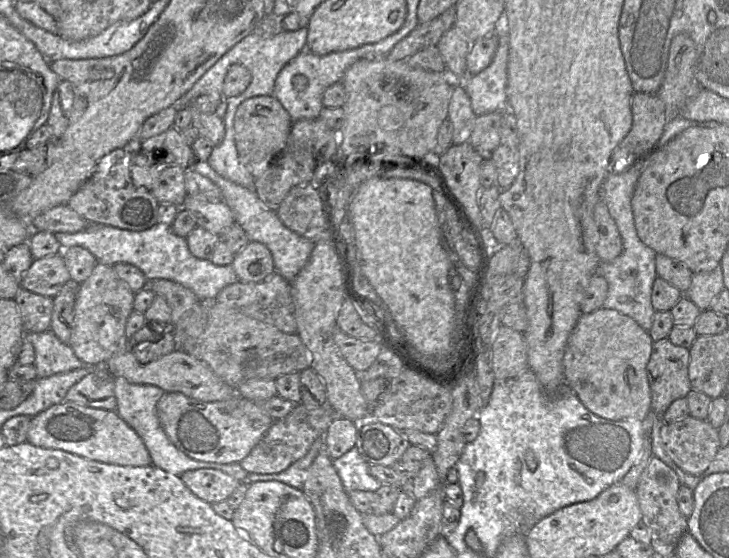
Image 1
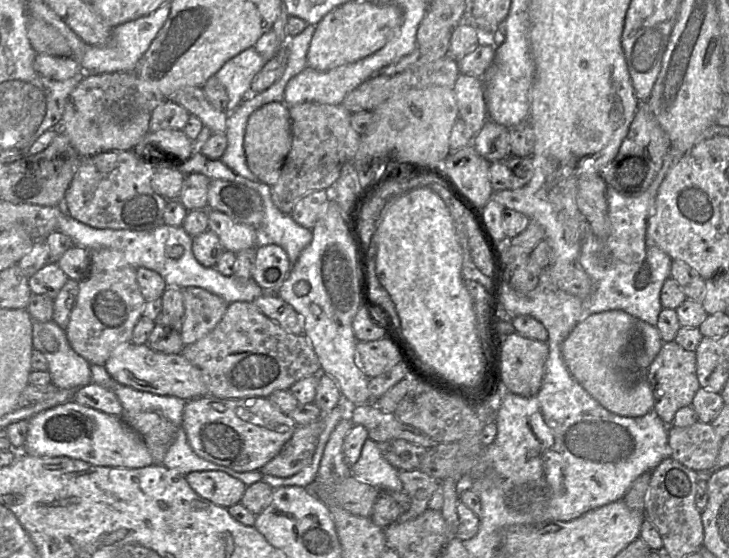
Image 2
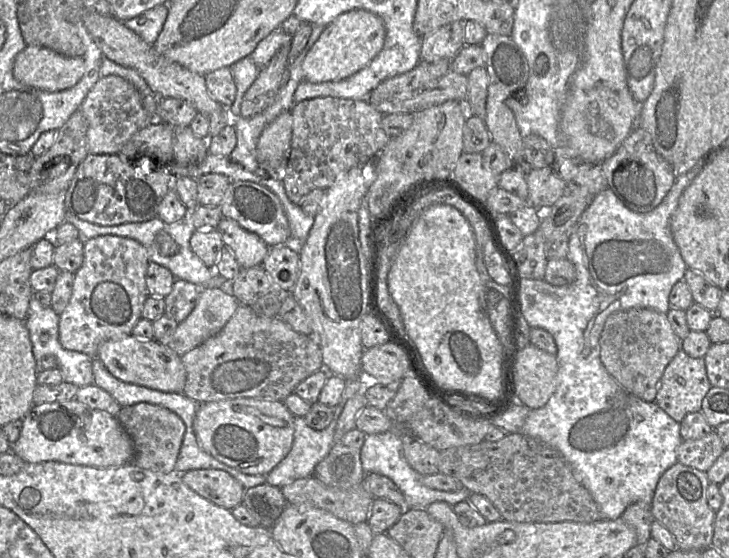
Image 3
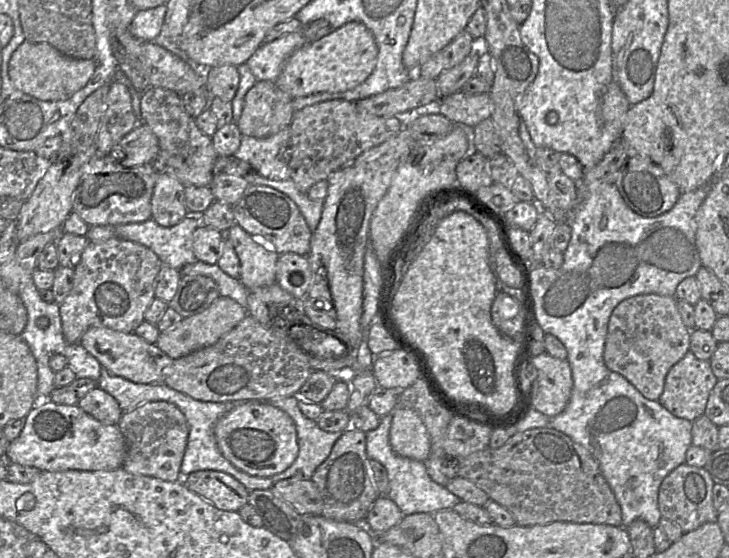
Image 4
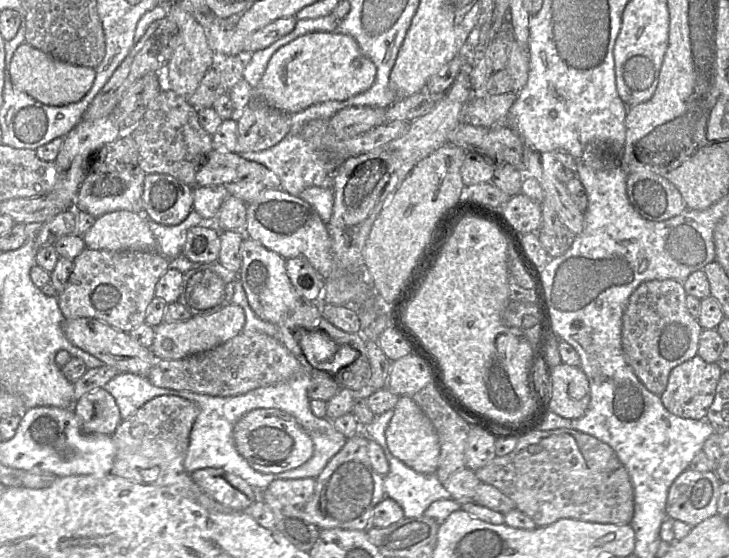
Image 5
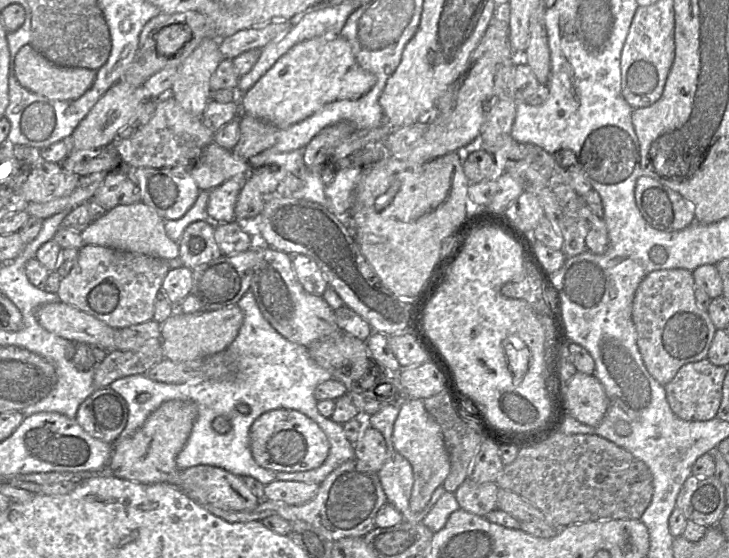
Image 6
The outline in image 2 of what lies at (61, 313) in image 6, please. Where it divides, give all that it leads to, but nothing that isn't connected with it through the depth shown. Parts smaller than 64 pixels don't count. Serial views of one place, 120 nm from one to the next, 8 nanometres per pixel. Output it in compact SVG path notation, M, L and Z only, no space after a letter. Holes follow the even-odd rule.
M130 342L116 350L104 366L113 379L136 390L175 396L186 401L208 395L202 373L181 353L165 354L151 349L147 344Z

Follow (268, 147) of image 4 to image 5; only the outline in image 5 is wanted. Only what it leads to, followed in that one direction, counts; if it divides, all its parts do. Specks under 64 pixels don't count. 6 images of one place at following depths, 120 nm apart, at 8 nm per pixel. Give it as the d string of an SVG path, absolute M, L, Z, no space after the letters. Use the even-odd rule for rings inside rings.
M291 133L268 149L257 152L239 152L239 154L244 159L262 164L275 173L280 180L280 189L293 196L299 196L305 188L312 187L315 177L334 175L337 168L346 160L336 154L316 150L299 134Z

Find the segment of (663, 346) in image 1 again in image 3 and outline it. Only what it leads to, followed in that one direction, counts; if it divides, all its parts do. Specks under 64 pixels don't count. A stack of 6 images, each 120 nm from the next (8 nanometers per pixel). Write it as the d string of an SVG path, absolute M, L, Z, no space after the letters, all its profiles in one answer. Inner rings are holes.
M680 349L664 370L657 389L655 403L680 423L687 414L701 412L702 400L711 387L704 358L692 358Z

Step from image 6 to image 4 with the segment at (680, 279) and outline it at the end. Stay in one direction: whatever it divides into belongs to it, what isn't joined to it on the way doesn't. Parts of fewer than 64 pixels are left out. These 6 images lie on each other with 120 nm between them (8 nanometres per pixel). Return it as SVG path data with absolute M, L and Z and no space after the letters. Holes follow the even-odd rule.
M640 294L626 298L611 313L604 363L609 370L626 378L645 398L658 400L669 370L689 351L690 333L679 314L675 296Z

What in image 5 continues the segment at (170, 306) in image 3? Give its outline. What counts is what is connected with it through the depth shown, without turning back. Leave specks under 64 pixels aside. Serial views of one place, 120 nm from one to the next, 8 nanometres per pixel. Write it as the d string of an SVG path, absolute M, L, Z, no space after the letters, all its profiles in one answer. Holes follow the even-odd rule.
M219 261L201 264L183 276L180 302L192 316L210 315L232 303L239 273L230 271Z

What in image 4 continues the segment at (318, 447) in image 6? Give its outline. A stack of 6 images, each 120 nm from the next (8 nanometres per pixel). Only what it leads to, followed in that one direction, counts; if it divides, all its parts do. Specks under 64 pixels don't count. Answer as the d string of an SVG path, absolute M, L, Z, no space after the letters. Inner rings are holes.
M248 400L236 406L217 421L214 434L222 455L236 468L253 476L272 477L283 472L299 452L293 419L265 401Z

